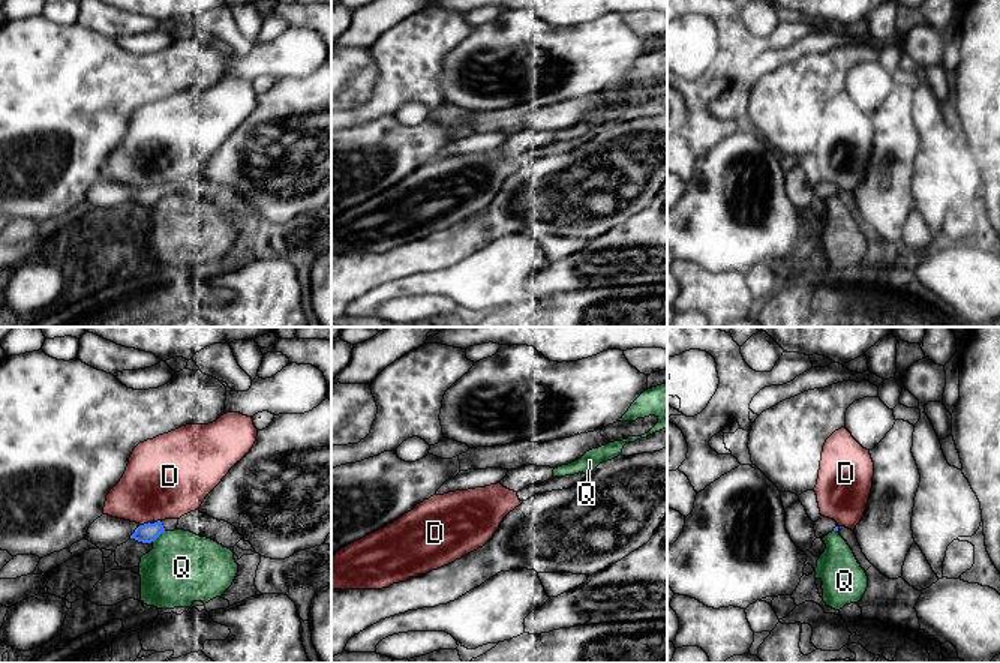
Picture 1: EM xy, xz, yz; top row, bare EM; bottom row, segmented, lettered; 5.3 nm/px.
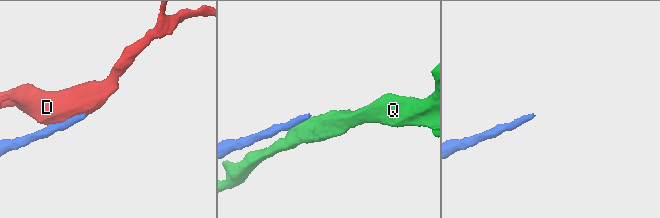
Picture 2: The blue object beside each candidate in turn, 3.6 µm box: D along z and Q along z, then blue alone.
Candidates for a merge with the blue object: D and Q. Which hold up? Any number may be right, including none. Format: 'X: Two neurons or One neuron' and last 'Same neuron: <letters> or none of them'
D: Two neurons
Q: Two neurons
Same neuron: none of them

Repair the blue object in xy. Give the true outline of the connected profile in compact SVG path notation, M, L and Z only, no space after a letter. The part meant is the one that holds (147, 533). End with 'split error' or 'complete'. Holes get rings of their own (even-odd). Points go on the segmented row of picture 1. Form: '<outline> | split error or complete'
M165 519L157 522L148 522L144 525L139 525L135 532L130 536L130 538L135 538L142 543L151 543L154 542L162 532L165 531L174 531L178 525L178 519Z | split error

